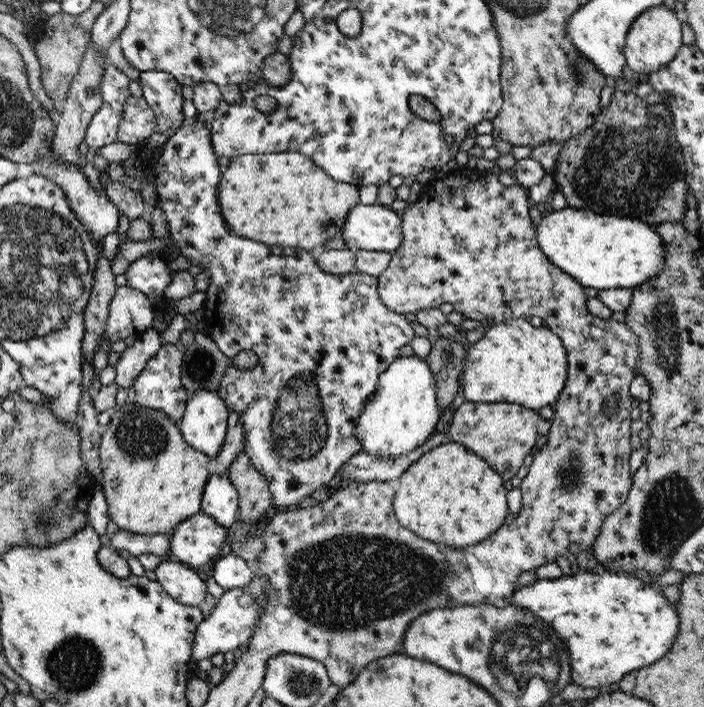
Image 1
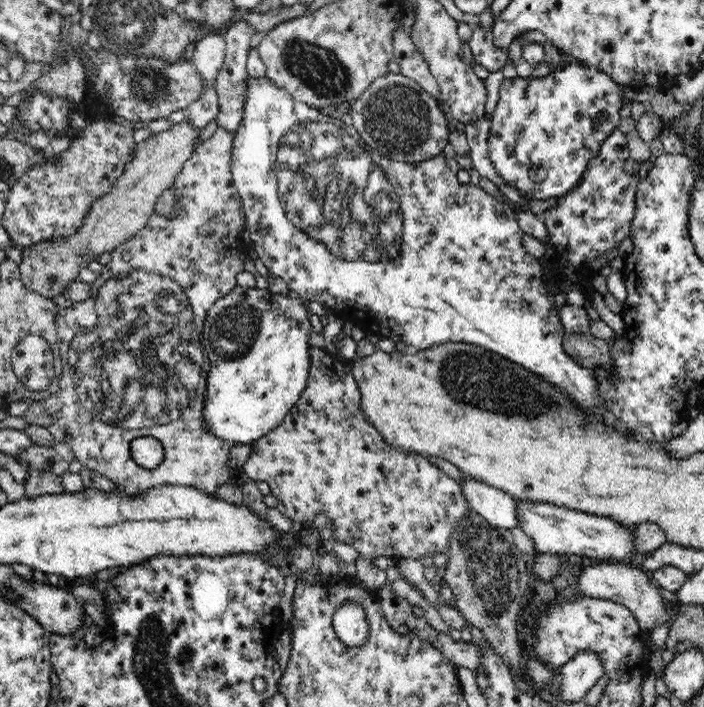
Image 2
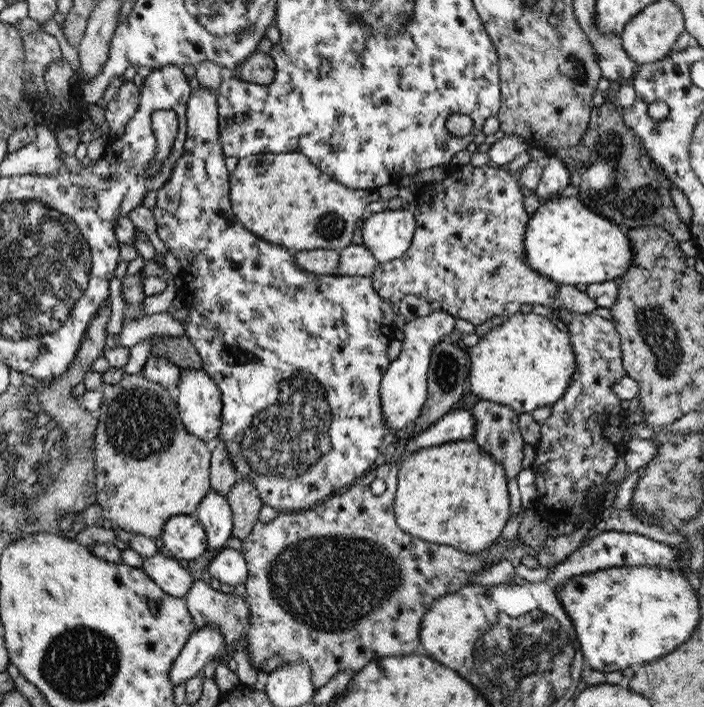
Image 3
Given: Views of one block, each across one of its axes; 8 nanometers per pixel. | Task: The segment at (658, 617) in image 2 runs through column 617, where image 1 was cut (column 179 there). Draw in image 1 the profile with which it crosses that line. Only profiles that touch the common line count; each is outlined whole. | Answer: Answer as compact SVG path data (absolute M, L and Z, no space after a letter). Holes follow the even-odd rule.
M166 557L154 572L156 581L162 584L163 590L172 599L184 603L185 606L203 607L207 588L190 566Z

